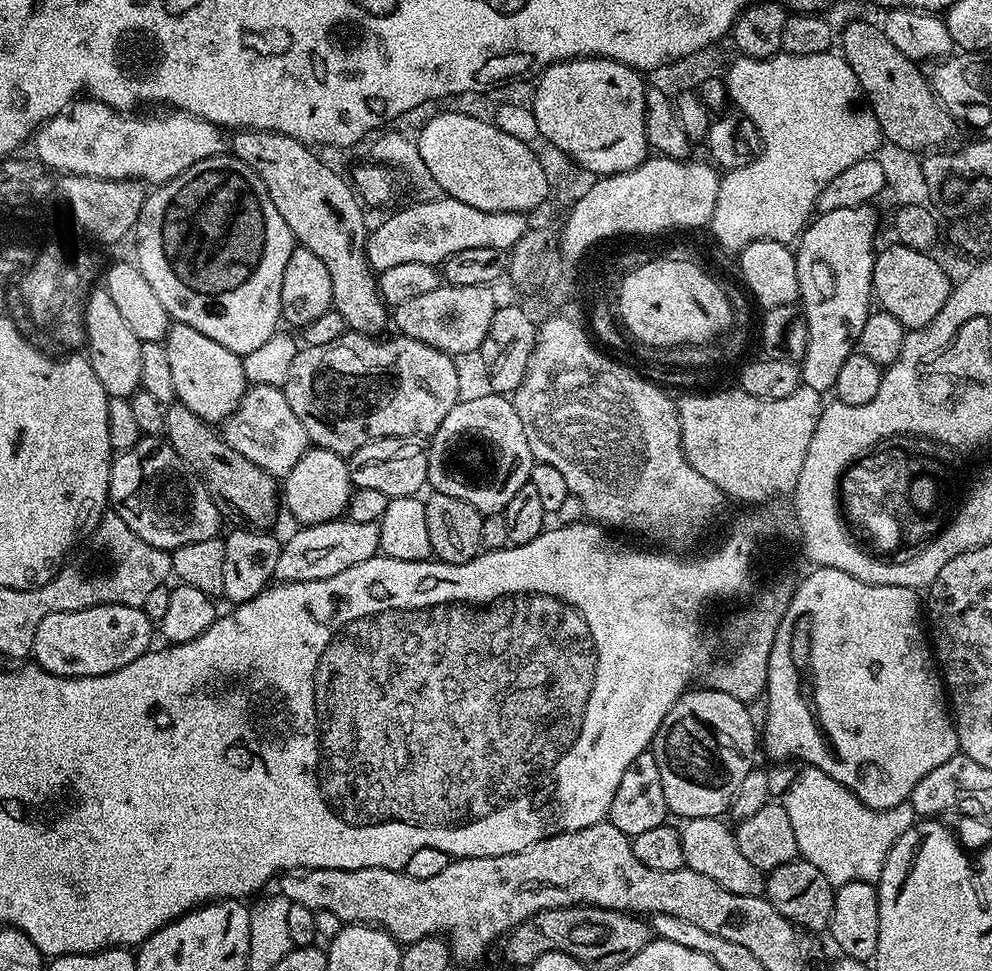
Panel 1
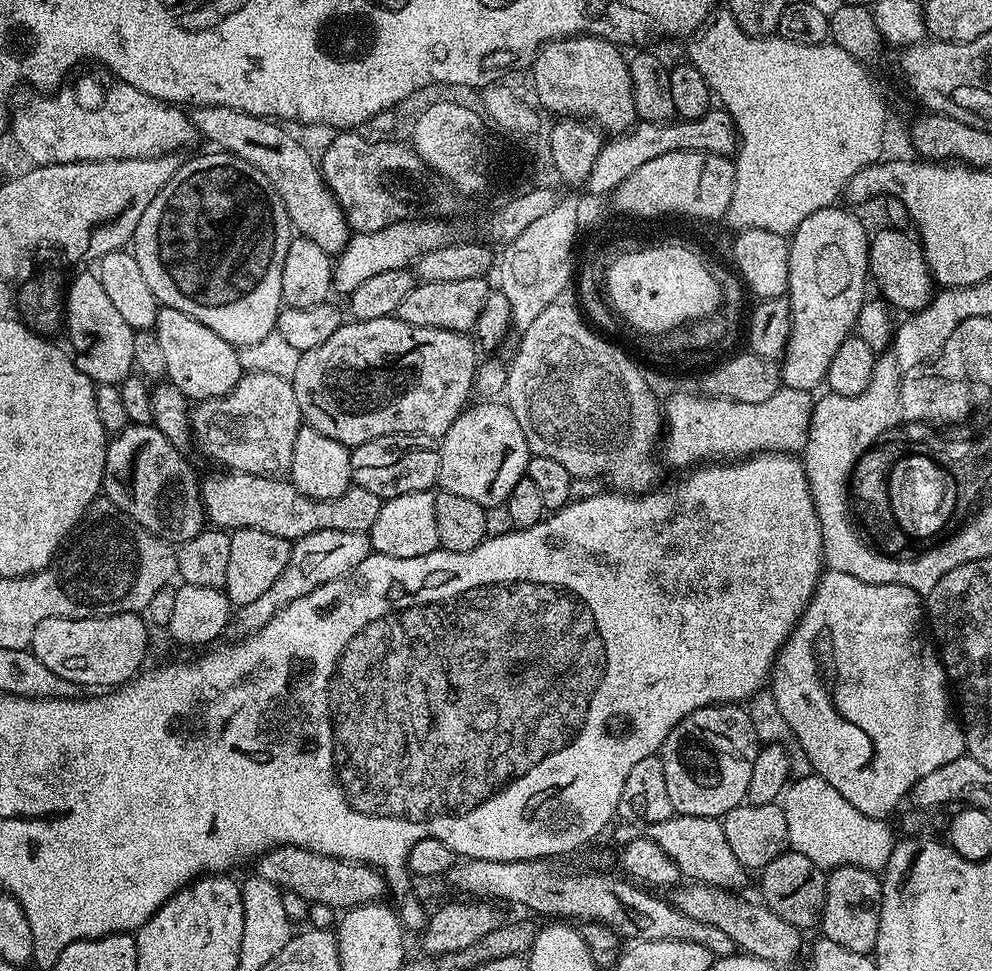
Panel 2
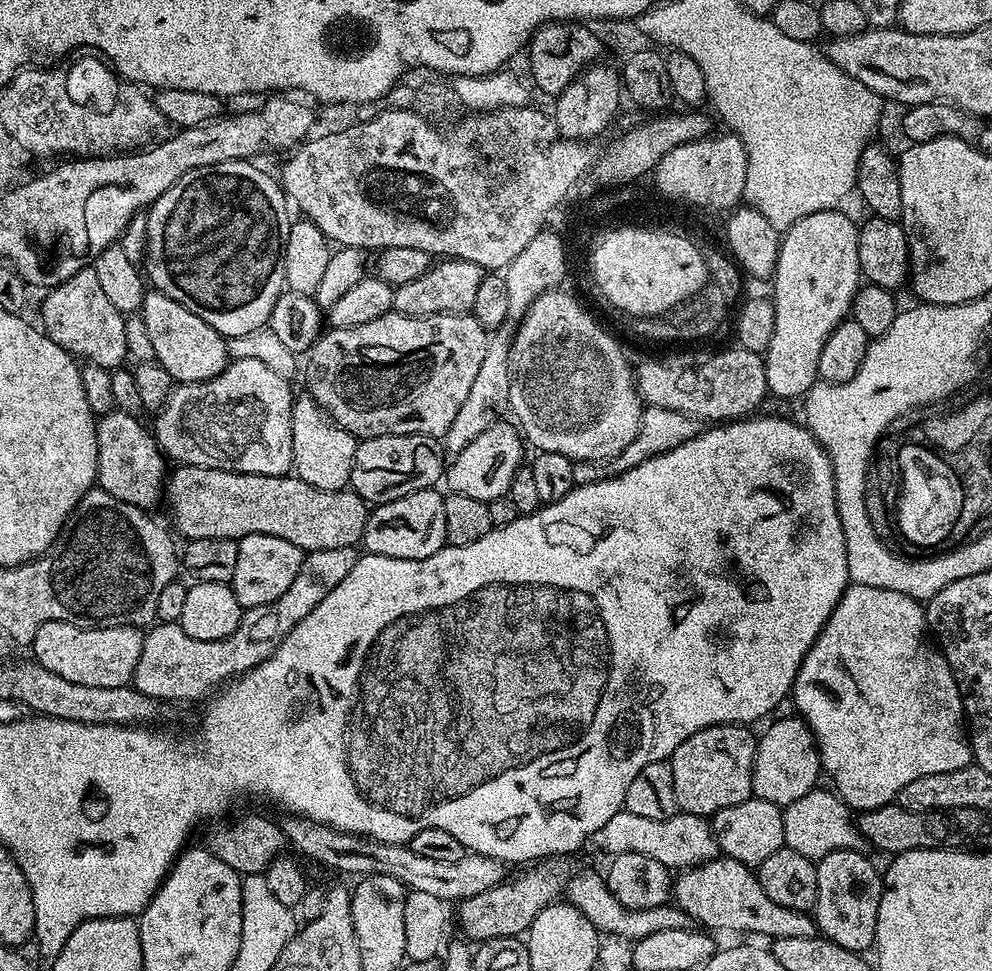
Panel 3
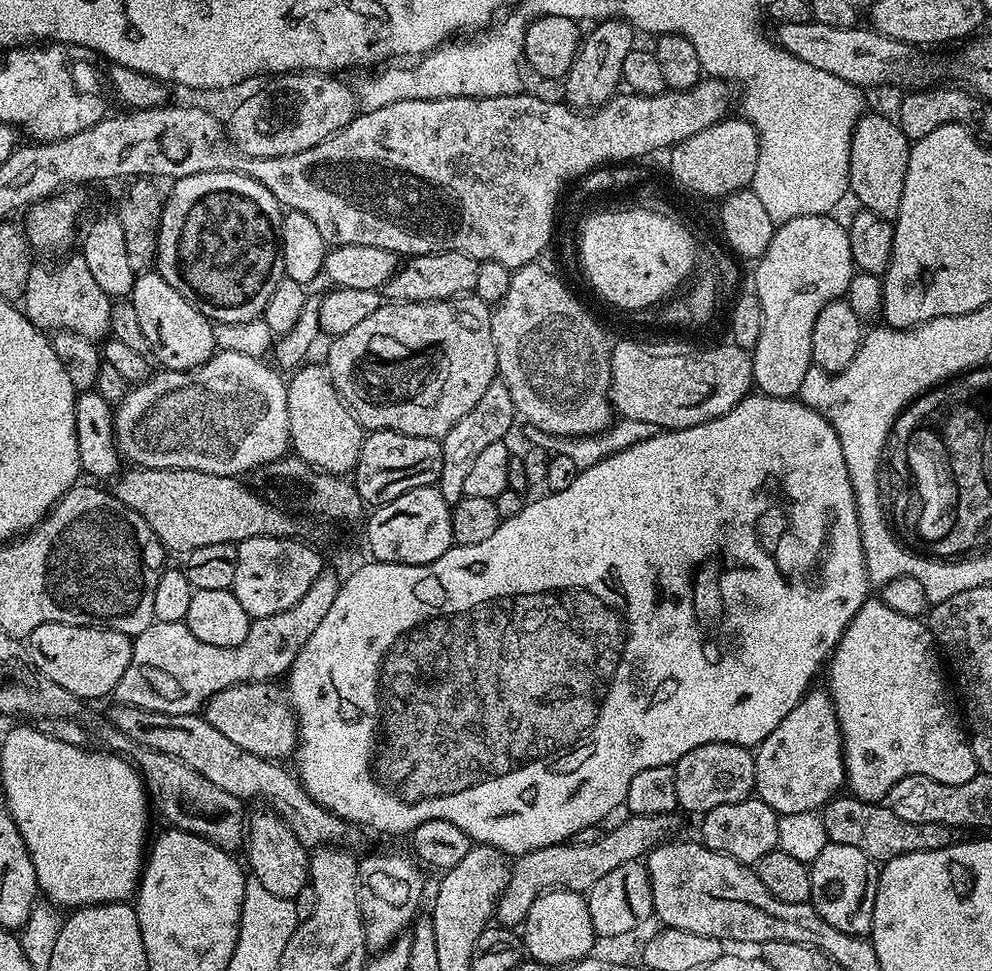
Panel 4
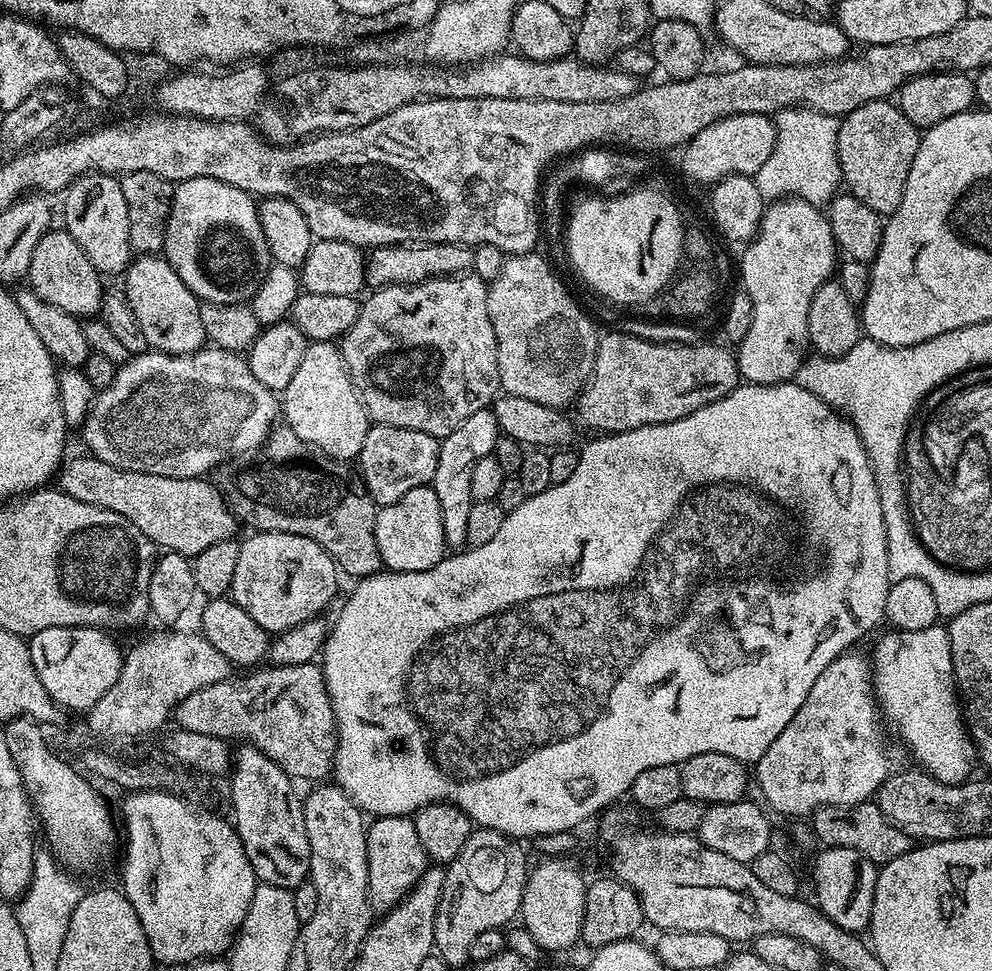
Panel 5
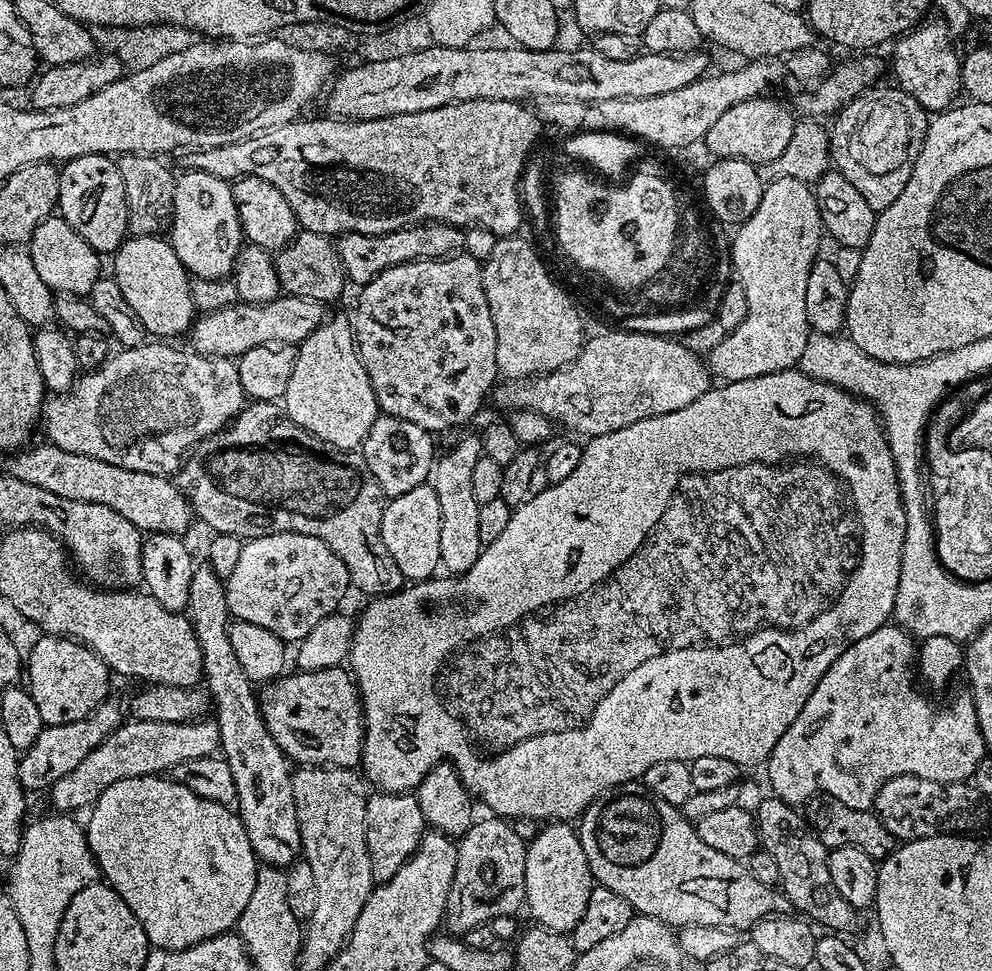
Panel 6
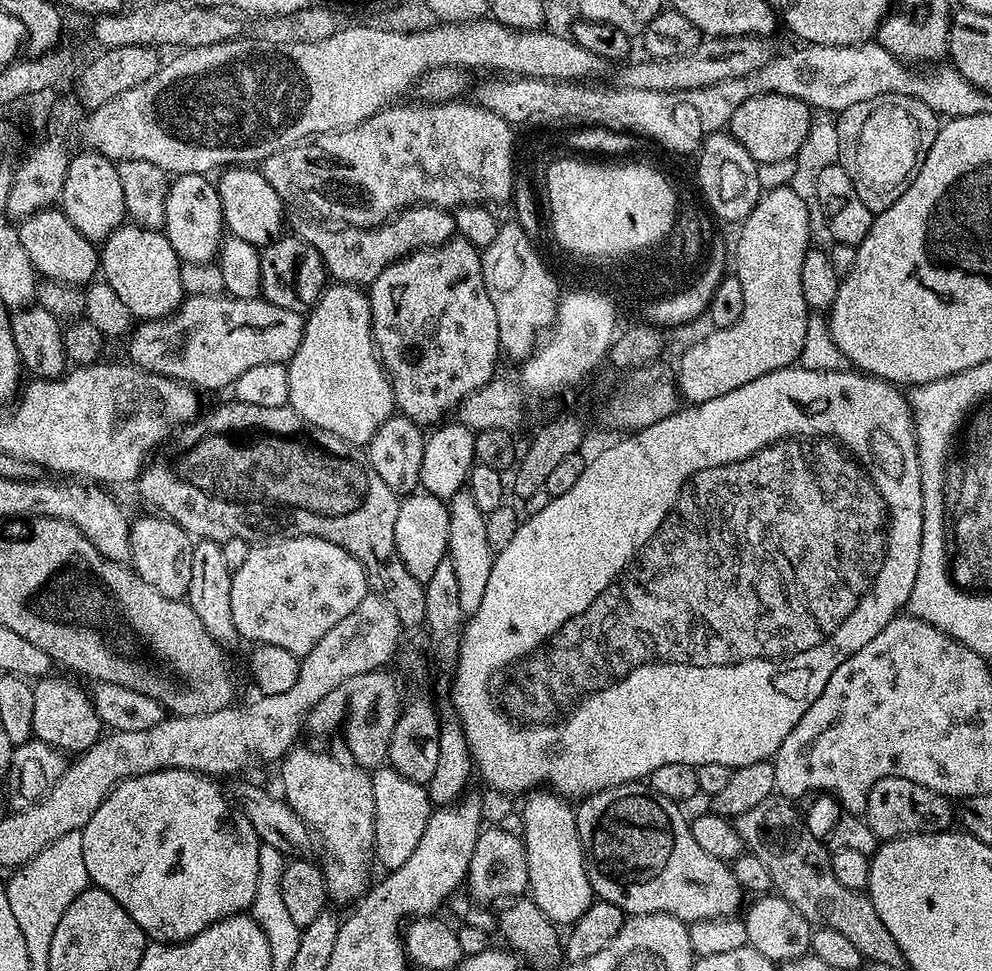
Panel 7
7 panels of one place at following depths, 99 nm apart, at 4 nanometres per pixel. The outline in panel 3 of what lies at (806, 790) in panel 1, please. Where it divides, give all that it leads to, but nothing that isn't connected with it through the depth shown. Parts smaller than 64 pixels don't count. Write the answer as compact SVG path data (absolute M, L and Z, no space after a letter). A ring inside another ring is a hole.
M817 786L798 802L790 802L784 809L784 843L798 850L806 858L819 862L826 854L843 848L859 849L862 837L853 813L835 791L823 792Z

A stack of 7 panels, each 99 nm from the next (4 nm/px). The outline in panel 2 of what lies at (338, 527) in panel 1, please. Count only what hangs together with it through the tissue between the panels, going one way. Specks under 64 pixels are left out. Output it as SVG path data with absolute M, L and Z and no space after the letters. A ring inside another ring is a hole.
M318 530L314 534L306 534L306 538L295 541L290 550L290 562L286 562L286 570L278 574L278 579L254 602L246 607L240 606L234 612L234 632L236 636L247 638L259 632L274 614L278 614L290 602L310 594L310 590L318 590L326 582L334 582L353 572L367 556L373 555L372 541L369 533L351 532L350 530Z

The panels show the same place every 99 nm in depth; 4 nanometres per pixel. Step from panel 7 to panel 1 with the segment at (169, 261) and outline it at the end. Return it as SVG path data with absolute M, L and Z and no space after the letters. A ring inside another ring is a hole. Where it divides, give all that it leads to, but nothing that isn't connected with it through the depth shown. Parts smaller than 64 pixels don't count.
M173 323L162 343L174 378L176 400L203 420L227 420L228 415L240 405L240 400L249 387L248 379L244 376L243 359L226 350L226 346L218 346L214 338L206 338L206 334L198 334L194 326L185 324Z

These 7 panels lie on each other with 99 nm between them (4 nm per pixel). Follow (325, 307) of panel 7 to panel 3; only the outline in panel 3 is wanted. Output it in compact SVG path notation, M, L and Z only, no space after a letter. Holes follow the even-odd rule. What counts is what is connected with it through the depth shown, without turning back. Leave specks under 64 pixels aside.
M311 394L303 395L297 395L292 402L292 467L295 475L318 490L347 489L354 466L357 437L339 428Z

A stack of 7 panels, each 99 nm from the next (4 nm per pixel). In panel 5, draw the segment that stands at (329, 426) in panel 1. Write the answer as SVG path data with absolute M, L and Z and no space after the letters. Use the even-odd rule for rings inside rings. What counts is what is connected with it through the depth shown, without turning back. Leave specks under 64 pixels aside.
M457 274L439 276L433 280L423 280L417 284L391 284L385 288L375 289L372 297L361 303L358 322L350 326L350 330L339 341L338 347L344 359L344 368L348 371L350 382L359 394L364 409L368 412L369 421L386 426L402 426L406 430L418 430L422 434L430 434L437 438L448 436L456 431L470 415L487 409L496 400L501 391L498 374L498 346L494 338L494 326L490 326L490 314L486 306L488 284L475 274Z

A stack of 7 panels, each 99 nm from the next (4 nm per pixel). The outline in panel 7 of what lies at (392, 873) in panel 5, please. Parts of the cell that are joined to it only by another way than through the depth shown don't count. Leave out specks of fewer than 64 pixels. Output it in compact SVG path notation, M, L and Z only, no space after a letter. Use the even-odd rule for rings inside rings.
M381 766L371 773L374 790L374 860L384 870L402 866L410 854L414 854L414 846L418 846L418 838L426 830L426 822L434 811L432 799L428 797L427 787L419 784L419 779L403 776L391 766Z

